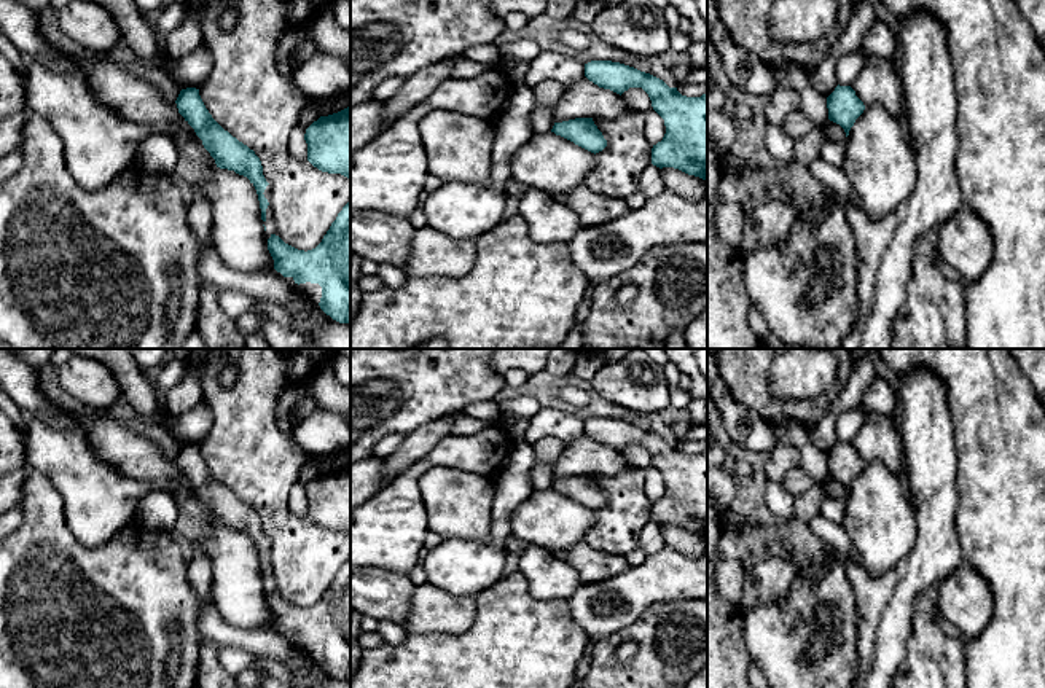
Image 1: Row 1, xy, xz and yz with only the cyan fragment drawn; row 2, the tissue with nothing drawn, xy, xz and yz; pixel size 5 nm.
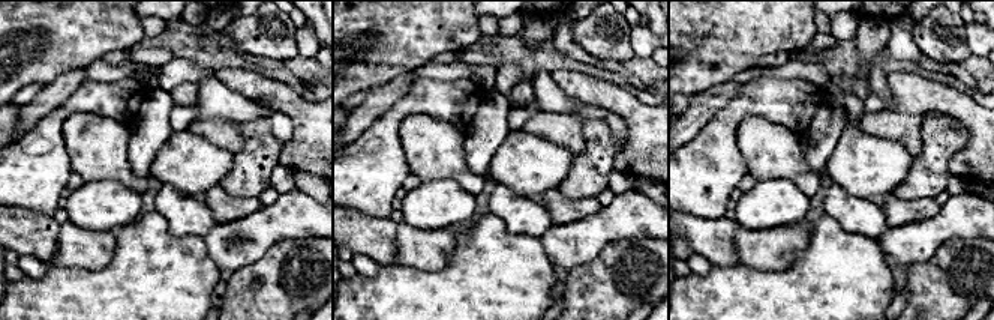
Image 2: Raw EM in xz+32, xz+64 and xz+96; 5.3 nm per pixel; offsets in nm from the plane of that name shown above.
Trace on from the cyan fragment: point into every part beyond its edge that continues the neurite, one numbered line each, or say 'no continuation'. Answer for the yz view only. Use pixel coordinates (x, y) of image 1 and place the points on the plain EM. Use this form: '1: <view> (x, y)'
no continuation

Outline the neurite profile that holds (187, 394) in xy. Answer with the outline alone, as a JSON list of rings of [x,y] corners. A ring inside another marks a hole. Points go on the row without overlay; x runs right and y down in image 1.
[[[191,371],[183,379],[161,395],[162,408],[167,414],[182,416],[202,401],[202,390],[198,373]]]

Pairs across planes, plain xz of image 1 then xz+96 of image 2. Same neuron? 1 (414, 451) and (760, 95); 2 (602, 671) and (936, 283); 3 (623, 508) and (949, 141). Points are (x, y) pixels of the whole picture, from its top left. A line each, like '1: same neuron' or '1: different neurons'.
1: different neurons
2: same neuron
3: same neuron

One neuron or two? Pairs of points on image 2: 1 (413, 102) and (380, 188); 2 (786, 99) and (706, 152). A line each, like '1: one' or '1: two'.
1: one
2: one

